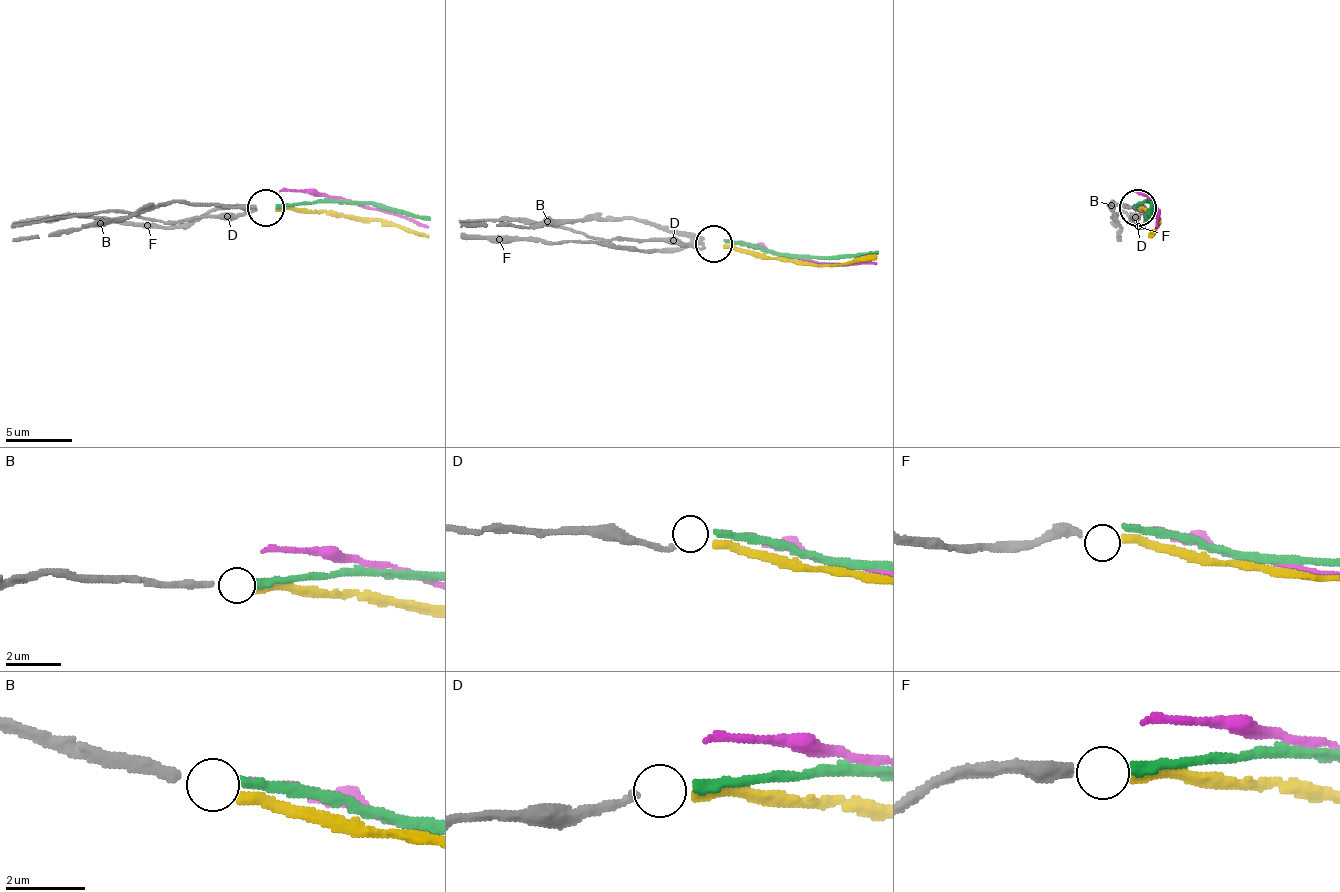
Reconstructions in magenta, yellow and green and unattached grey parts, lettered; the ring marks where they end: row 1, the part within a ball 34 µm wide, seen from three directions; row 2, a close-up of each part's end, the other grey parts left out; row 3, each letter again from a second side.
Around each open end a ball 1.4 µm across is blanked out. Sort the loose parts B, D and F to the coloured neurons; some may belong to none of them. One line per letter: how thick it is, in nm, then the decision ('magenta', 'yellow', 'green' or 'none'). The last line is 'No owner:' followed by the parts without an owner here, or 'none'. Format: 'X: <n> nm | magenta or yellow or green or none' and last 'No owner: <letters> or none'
B: 280 nm | green
D: 200 nm | none
F: 400 nm | yellow
No owner: D

